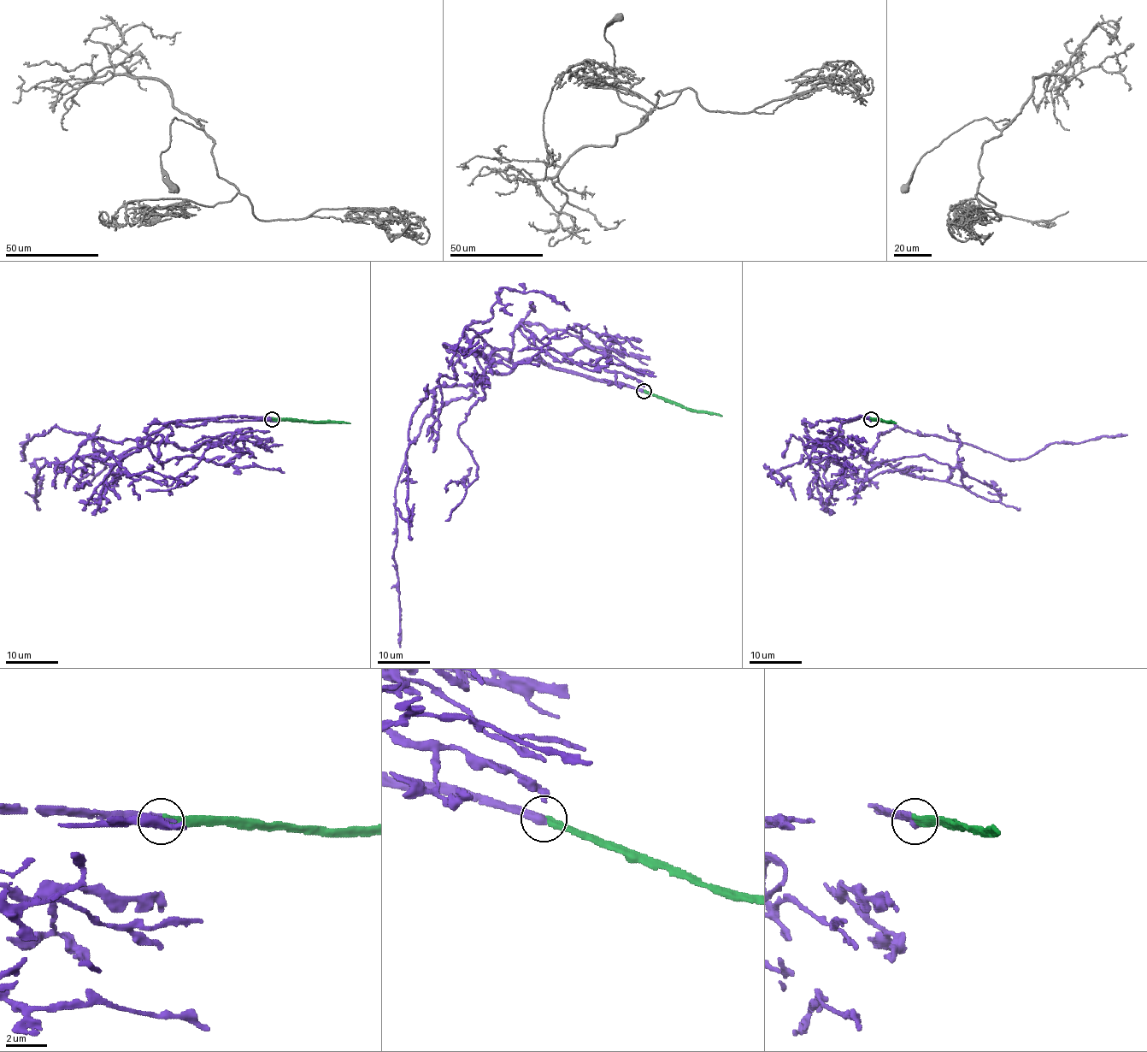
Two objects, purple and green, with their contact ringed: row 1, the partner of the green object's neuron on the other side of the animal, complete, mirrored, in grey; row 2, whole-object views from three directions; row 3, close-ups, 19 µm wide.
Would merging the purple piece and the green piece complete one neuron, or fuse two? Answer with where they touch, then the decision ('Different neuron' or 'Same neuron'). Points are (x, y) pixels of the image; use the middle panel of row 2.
Place: (644, 391). Same neuron

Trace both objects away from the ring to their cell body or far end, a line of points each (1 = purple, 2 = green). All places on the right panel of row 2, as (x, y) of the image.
1: (870, 420), (862, 416), (840, 426), (853, 457), (898, 428), (1008, 459), (1026, 459), (1055, 442), (1126, 434)
2: (870, 420), (896, 423)

